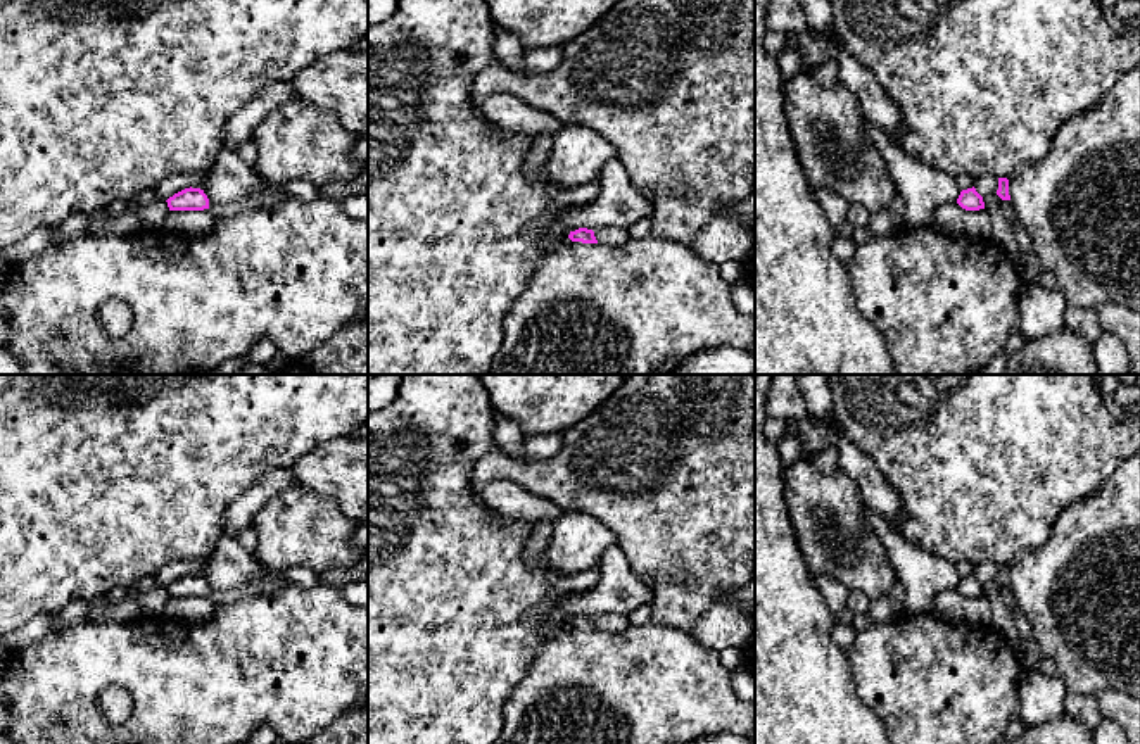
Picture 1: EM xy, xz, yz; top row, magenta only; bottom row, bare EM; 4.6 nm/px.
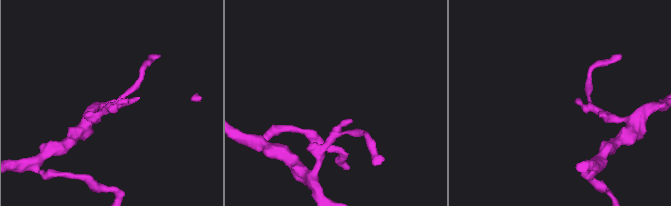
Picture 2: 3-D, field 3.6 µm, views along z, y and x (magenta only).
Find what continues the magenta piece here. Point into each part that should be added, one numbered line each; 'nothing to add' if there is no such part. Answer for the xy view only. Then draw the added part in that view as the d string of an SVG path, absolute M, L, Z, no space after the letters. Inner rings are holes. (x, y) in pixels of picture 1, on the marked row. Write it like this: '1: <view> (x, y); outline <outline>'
nothing to add

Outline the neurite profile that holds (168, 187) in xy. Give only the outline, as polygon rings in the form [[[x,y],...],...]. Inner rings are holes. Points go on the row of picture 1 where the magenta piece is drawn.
[[[209,171],[192,173],[192,174],[171,174],[155,185],[157,199],[168,200],[174,193],[185,188],[204,188]]]

